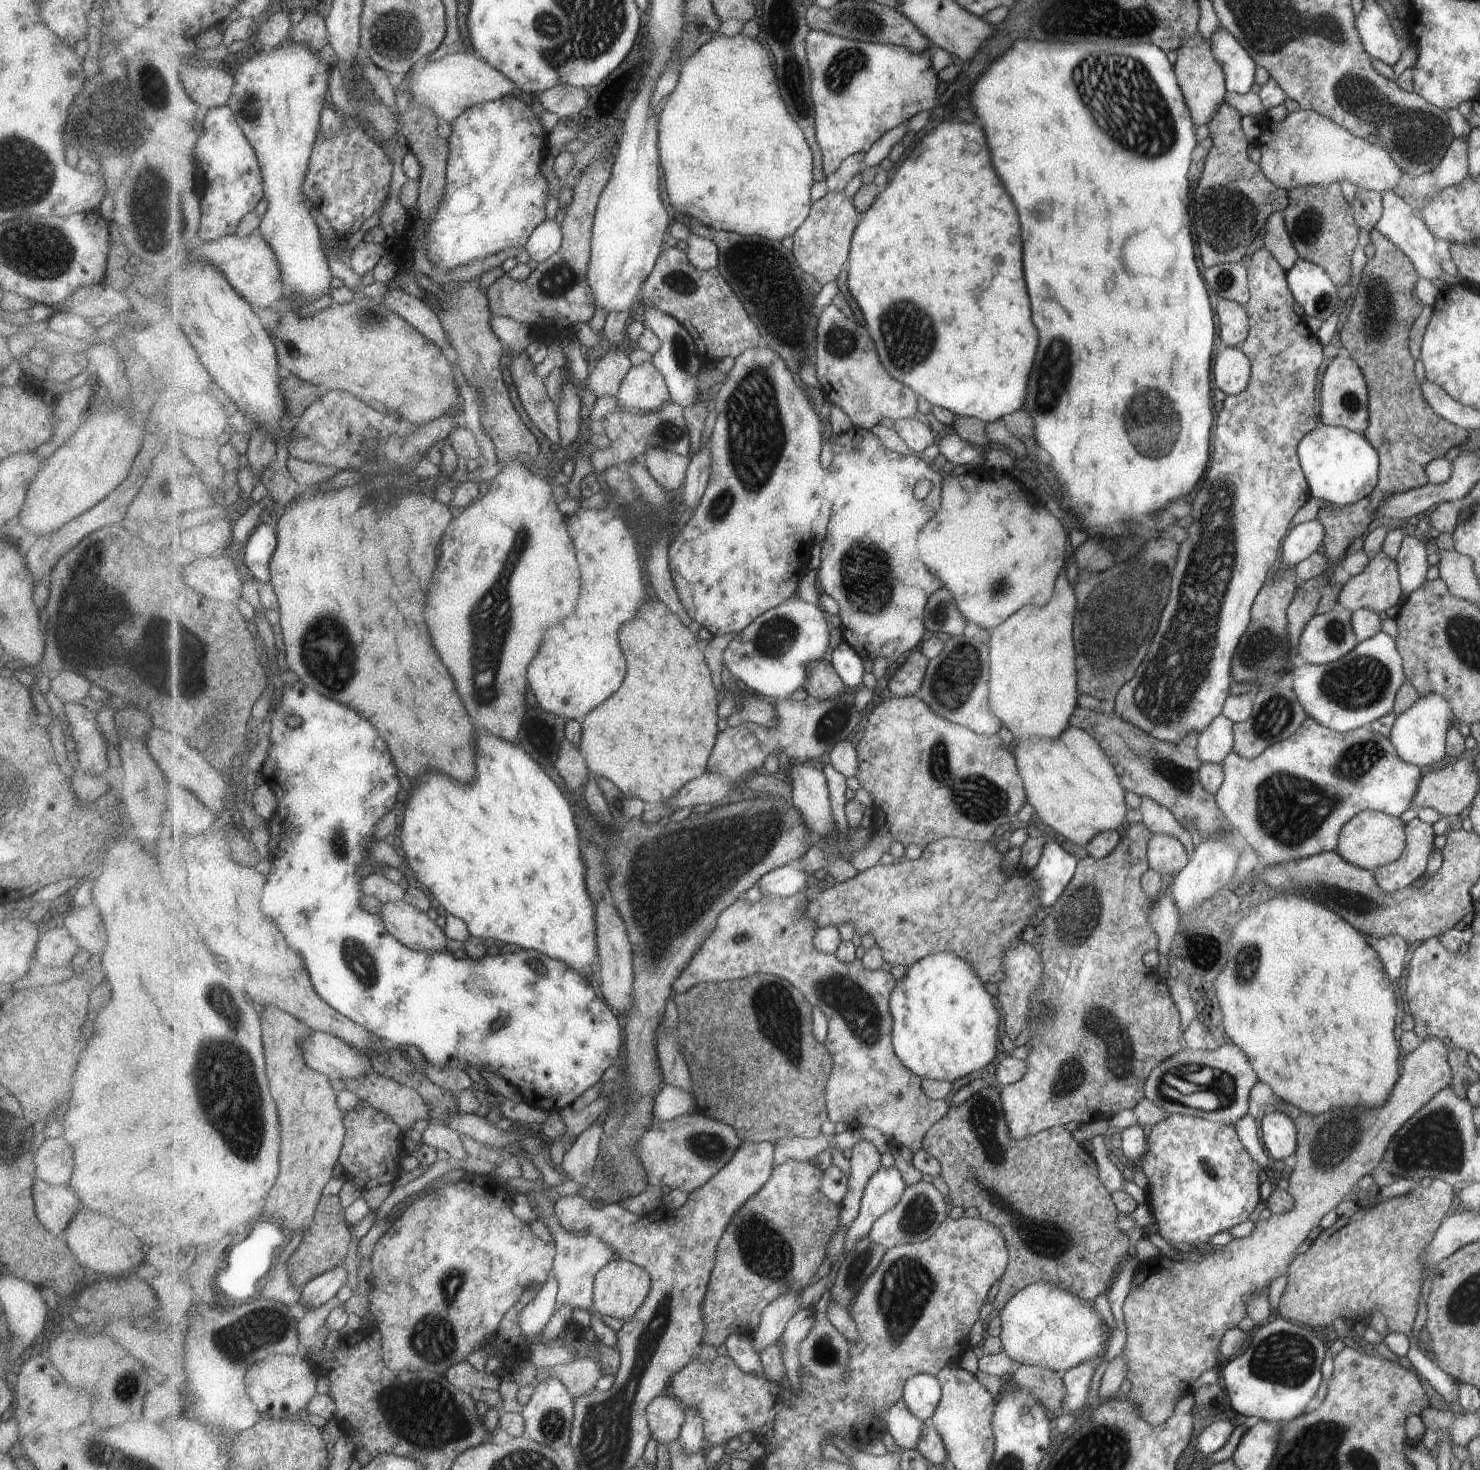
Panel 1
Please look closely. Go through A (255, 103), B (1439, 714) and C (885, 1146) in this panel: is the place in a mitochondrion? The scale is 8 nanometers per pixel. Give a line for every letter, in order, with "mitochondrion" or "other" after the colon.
A: mitochondrion
B: other
C: other

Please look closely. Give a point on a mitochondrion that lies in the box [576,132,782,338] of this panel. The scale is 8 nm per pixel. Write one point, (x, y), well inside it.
(734, 257)

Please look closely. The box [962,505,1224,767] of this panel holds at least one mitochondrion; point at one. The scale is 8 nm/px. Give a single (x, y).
(1104, 603)

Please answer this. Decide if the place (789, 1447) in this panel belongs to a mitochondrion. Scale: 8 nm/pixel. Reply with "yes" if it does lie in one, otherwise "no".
no

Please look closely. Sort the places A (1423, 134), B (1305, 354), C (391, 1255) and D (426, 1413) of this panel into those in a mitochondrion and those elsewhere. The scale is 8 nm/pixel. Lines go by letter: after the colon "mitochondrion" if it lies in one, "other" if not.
A: mitochondrion
B: other
C: other
D: mitochondrion

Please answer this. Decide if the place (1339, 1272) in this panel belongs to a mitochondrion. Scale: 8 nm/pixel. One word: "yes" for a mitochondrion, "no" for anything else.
no

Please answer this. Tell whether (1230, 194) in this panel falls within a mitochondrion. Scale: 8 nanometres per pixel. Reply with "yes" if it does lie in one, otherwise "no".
yes

